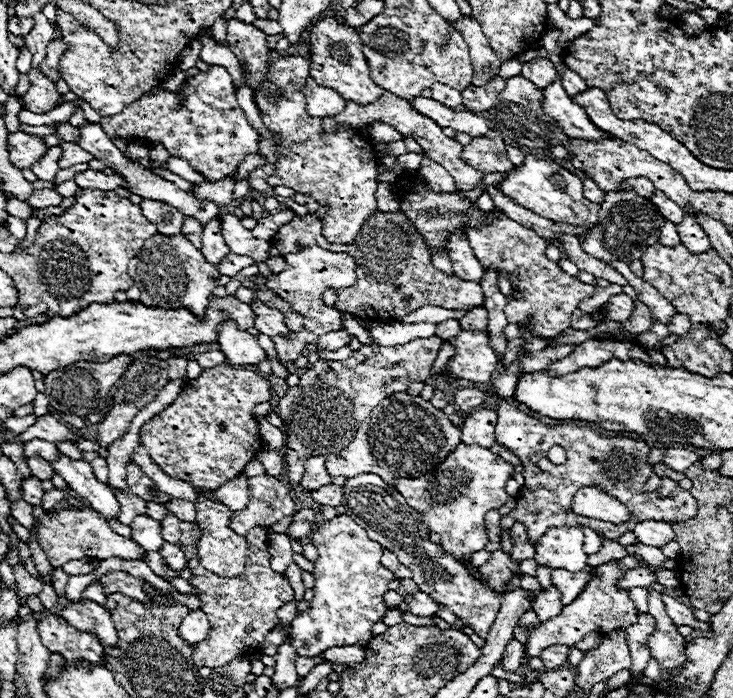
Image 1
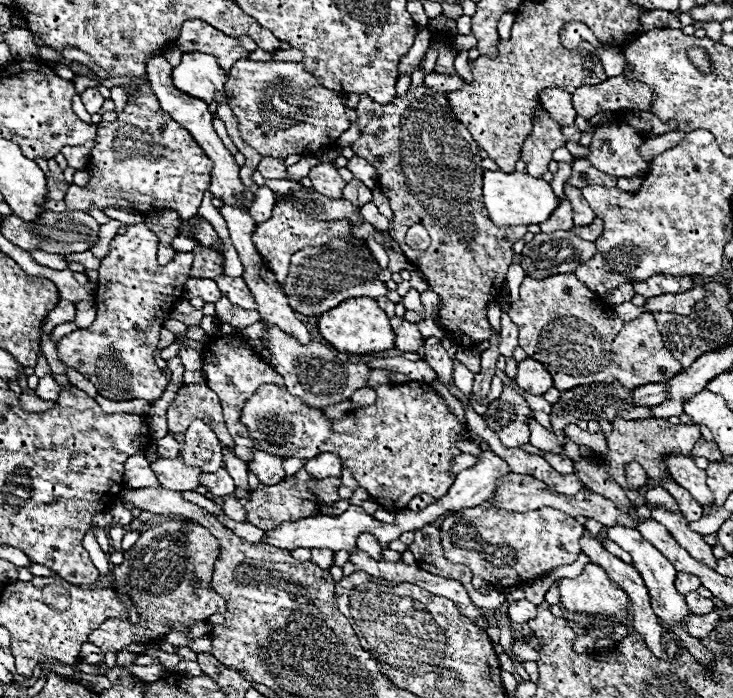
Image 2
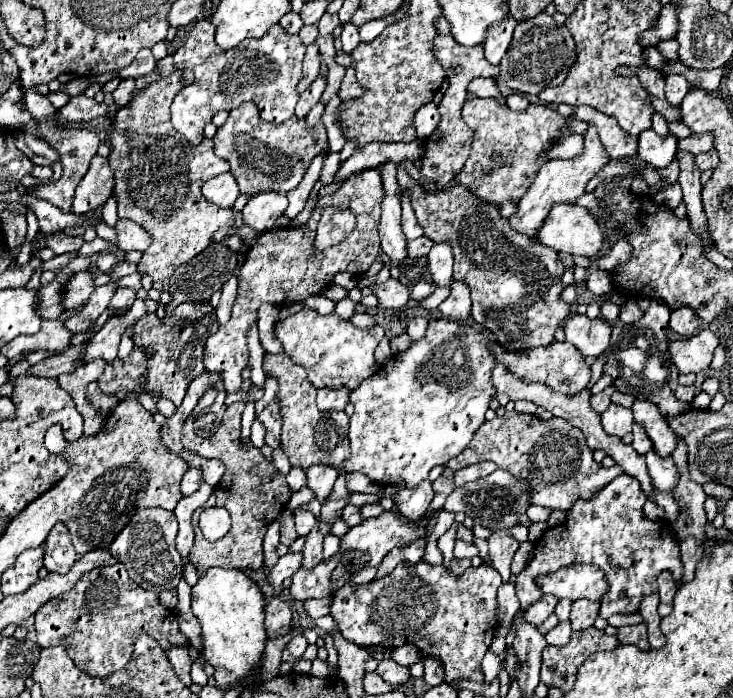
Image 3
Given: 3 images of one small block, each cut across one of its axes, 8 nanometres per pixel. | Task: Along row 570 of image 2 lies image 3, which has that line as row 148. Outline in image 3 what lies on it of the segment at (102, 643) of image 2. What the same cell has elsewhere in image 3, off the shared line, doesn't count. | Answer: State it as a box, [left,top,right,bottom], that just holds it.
[108,70,234,290]

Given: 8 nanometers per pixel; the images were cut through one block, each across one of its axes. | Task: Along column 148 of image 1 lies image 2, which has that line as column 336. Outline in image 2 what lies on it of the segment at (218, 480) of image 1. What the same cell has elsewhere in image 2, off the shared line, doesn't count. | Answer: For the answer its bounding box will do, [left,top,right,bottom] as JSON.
[240,382,470,512]

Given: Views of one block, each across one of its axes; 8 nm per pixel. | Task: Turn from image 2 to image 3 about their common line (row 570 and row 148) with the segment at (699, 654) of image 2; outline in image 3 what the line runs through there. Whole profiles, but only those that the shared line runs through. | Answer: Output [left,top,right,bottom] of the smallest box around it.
[638,128,678,168]

